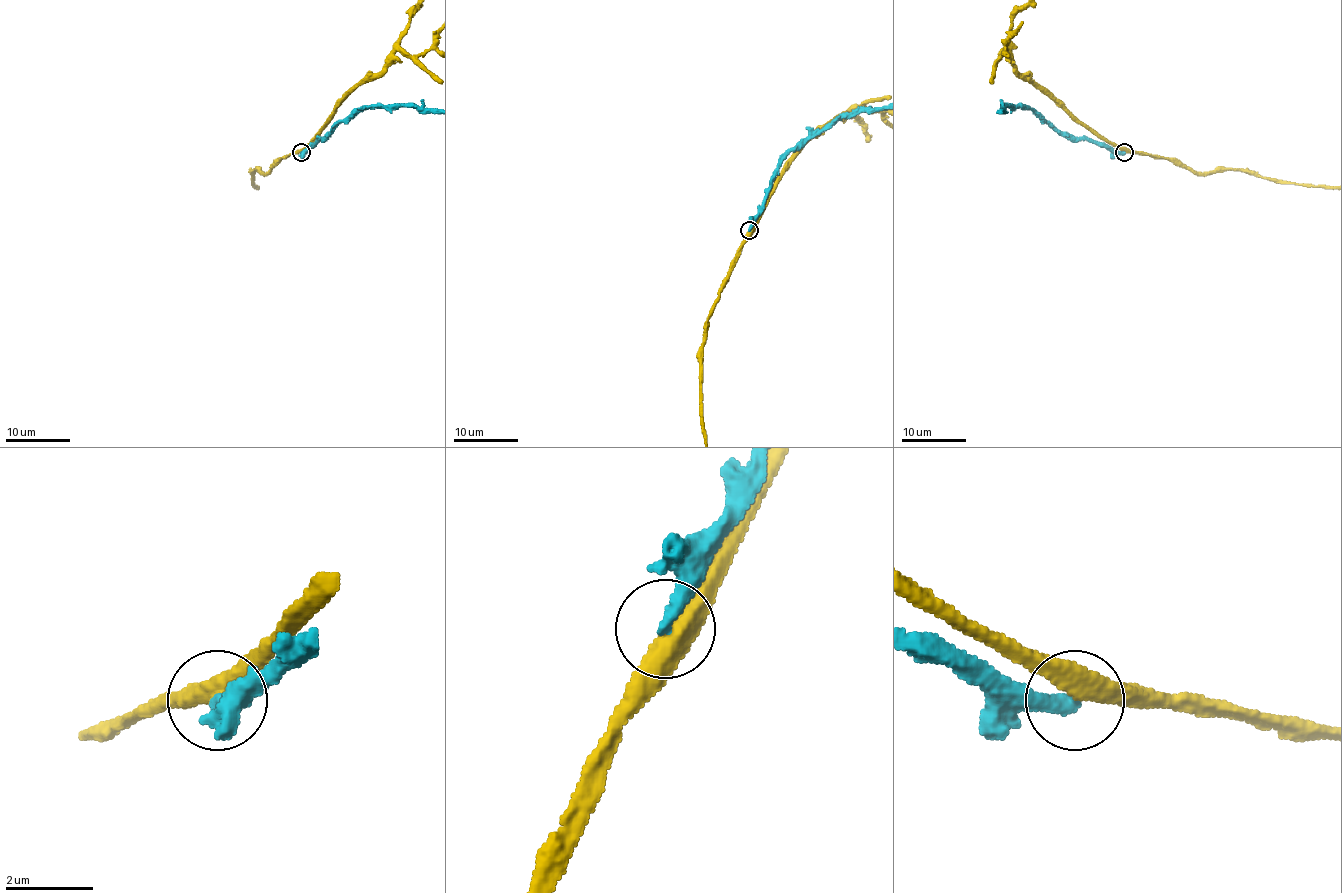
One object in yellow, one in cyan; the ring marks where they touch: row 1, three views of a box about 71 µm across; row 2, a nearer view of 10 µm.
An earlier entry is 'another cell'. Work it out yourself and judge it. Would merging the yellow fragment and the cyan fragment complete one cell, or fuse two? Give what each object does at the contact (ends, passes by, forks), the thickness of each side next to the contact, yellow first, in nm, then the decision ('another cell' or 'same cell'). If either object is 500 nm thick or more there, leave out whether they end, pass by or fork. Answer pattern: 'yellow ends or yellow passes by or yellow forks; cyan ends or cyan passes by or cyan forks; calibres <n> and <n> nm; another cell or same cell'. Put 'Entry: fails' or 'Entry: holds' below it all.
yellow passes by; cyan ends; calibres 480 and 320 nm; another cell
Entry: holds

